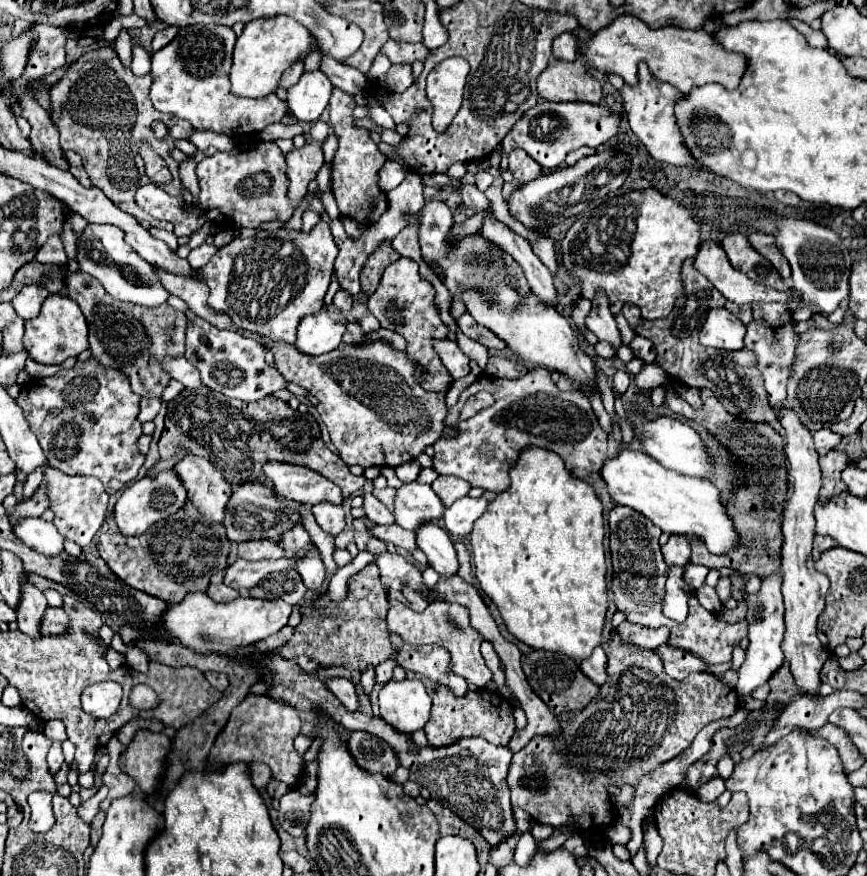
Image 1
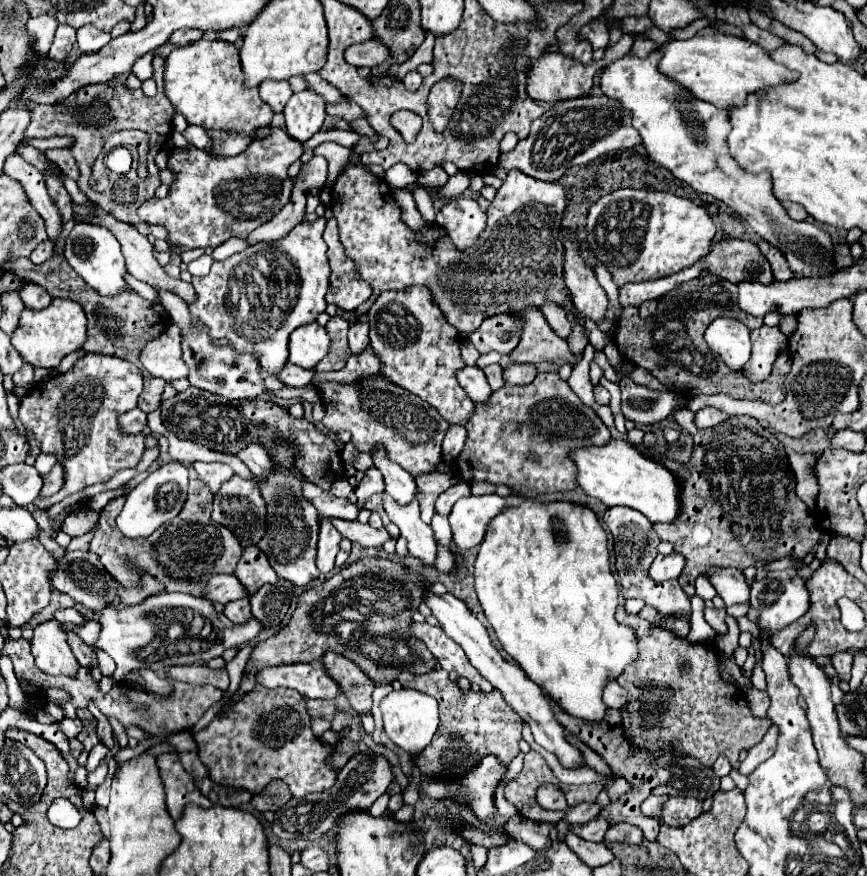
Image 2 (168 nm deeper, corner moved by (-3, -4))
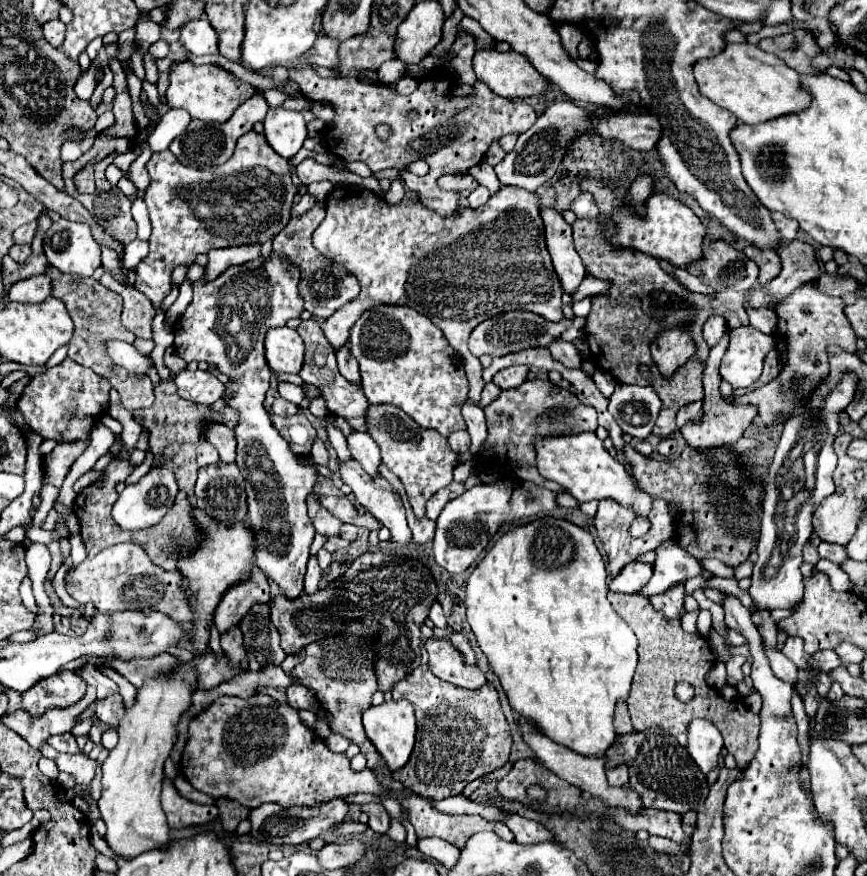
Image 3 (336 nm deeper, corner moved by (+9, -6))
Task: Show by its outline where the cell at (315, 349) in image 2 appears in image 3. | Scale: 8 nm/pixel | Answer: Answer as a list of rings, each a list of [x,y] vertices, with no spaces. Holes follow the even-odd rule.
[[[288,326],[270,328],[264,338],[264,358],[272,372],[298,374],[304,362],[304,342]]]

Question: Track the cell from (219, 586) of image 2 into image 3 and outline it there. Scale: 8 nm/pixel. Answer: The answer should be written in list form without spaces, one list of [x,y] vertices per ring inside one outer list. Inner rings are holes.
[[[132,542],[110,546],[98,552],[94,558],[86,558],[82,564],[66,574],[66,590],[80,604],[94,604],[106,616],[124,610],[124,604],[136,604],[138,612],[164,612],[178,624],[192,622],[192,610],[188,606],[186,594],[180,590],[180,574],[166,572],[152,564],[148,554]]]

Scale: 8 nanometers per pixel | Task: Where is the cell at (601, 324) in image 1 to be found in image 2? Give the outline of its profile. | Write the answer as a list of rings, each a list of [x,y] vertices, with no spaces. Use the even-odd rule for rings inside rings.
[[[574,236],[564,238],[566,246],[566,264],[564,264],[564,284],[572,292],[576,310],[592,320],[602,322],[608,310],[608,296],[604,288],[598,284],[596,274],[584,264],[584,260],[578,254],[578,246],[574,242]]]

